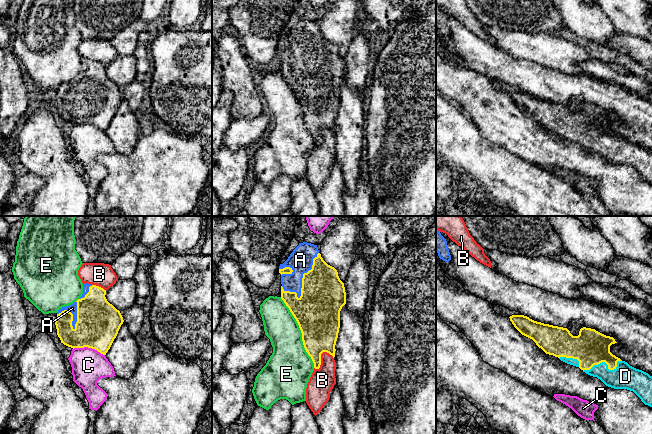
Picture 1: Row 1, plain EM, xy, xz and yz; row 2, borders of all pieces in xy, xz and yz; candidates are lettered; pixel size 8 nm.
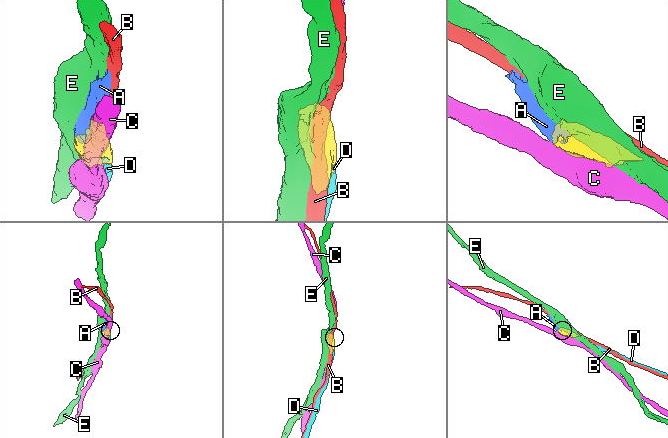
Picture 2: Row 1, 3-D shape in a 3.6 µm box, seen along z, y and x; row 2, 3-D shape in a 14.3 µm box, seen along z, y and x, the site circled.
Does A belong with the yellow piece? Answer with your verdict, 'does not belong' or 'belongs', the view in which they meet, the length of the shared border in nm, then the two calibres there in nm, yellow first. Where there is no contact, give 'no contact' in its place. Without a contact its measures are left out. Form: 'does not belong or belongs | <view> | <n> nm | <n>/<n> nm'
belongs | xz | 420 nm | 360/190 nm

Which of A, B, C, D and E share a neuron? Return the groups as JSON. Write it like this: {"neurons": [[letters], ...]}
{"neurons": [["A", "D"], ["B"], ["C"], ["E"]]}

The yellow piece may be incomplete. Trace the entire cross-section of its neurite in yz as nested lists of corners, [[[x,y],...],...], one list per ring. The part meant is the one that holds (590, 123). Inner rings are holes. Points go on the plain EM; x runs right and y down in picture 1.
[[[524,91],[509,94],[522,111],[532,115],[546,130],[579,143],[608,163],[633,167],[645,181],[652,183],[652,152],[613,131],[610,122],[617,119],[613,113],[586,103],[573,112],[567,104],[537,98]]]

